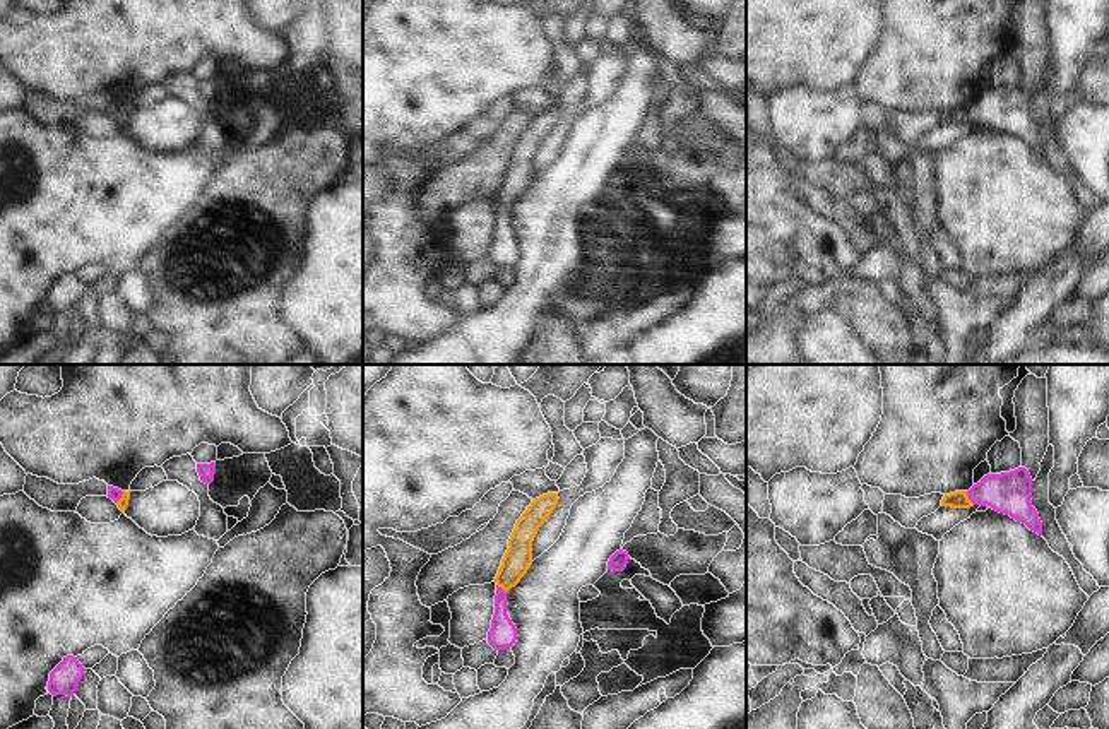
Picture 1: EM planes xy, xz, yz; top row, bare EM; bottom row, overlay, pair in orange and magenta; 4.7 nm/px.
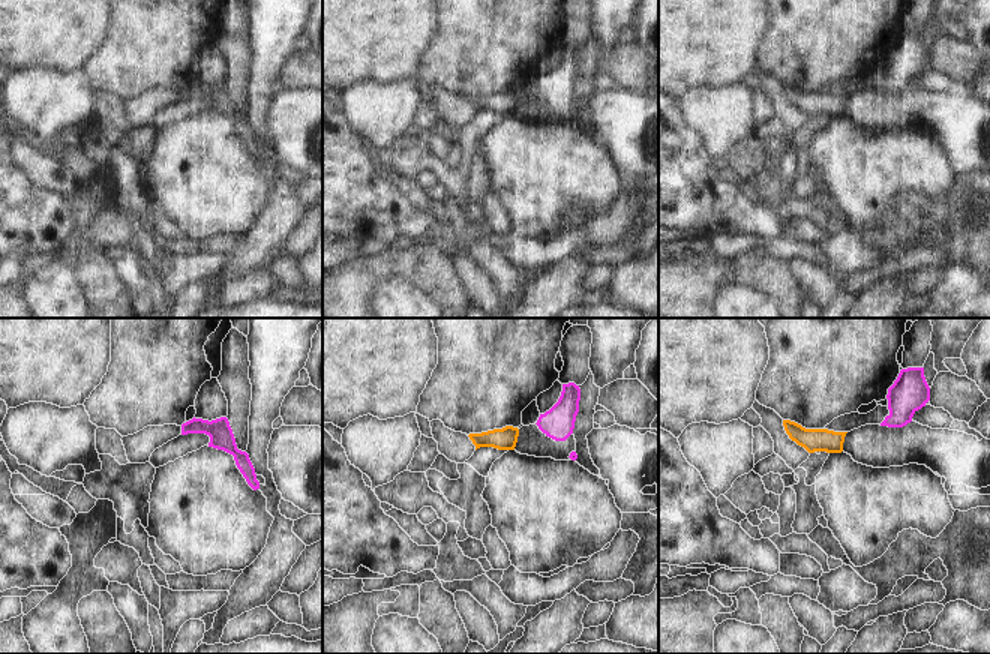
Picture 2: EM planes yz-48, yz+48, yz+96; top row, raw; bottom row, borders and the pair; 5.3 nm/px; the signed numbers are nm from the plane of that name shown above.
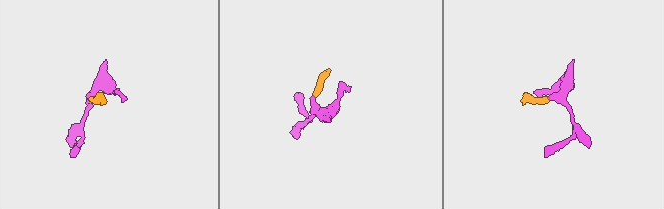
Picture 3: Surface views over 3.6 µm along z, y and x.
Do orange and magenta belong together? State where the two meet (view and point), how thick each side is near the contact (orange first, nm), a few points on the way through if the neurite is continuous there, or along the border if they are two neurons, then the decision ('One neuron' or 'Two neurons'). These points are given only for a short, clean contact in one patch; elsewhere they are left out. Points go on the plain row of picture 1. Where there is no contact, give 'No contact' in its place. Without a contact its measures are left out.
Touches orange at yz (967, 115). Thickness 80 nm (orange) against 200 nm. Path across: yz (959, 115), (967, 115), (979, 110), (1008, 110). One neuron

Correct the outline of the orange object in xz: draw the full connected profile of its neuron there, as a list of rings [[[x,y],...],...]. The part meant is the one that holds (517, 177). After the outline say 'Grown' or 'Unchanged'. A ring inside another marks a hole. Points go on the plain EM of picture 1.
[[[558,110],[543,111],[527,123],[517,137],[508,156],[508,166],[495,193],[495,231],[488,248],[488,260],[495,267],[512,264],[517,257],[517,245],[507,231],[507,209],[515,204],[532,181],[532,157],[539,144],[549,135],[558,122]]]. Grown

